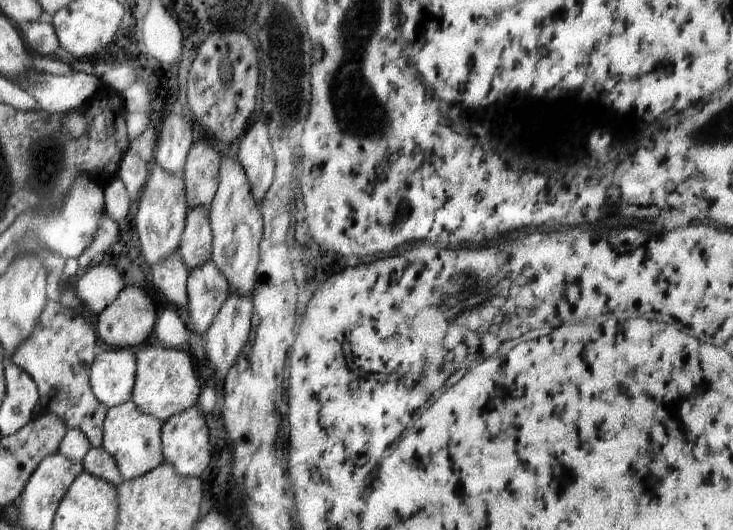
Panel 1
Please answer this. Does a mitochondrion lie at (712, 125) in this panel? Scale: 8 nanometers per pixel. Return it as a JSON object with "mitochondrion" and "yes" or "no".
{"mitochondrion":"yes"}

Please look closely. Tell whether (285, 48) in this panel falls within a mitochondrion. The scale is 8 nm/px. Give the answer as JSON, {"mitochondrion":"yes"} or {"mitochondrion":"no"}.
{"mitochondrion":"yes"}

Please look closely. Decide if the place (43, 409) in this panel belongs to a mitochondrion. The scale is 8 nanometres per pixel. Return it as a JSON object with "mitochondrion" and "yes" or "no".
{"mitochondrion":"no"}

